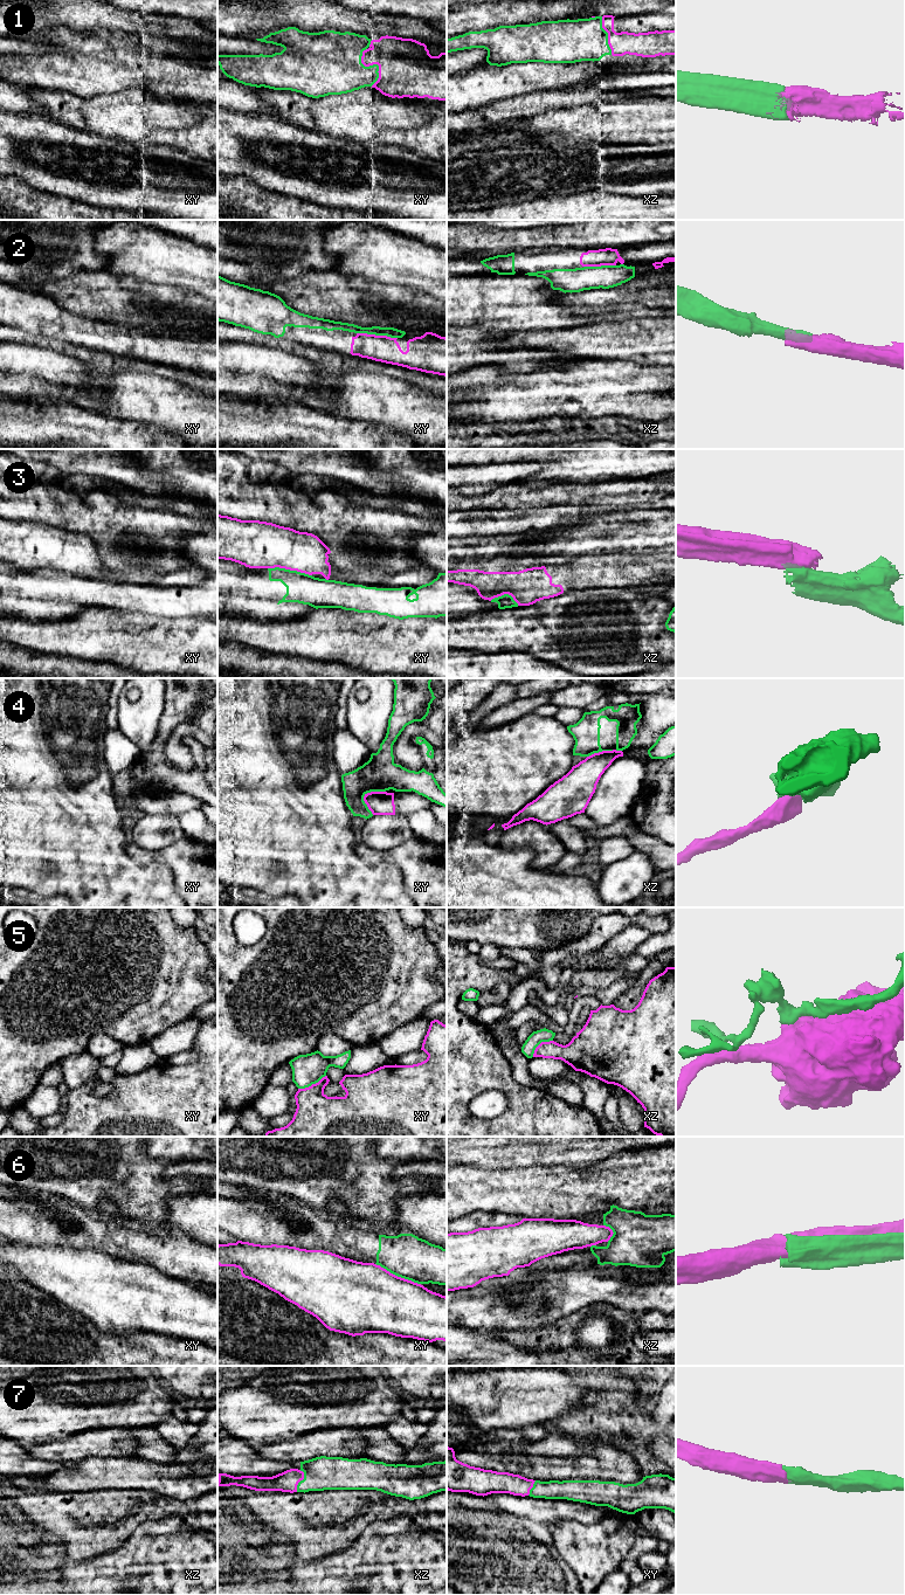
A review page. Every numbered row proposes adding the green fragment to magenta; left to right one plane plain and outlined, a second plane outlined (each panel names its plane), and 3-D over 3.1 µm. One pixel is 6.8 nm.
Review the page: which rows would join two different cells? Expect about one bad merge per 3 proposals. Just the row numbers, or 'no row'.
3, 4, 5, 6

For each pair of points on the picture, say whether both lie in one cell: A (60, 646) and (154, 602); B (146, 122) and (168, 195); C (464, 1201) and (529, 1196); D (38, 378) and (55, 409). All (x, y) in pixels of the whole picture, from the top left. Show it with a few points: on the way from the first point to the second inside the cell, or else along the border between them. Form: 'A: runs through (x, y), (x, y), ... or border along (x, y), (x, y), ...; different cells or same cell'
A: border along (105, 607), (129, 612), (146, 612), (159, 616); different cells
B: border along (126, 142), (139, 146), (170, 146), (177, 150); different cells
C: runs through (481, 1196), (512, 1196); same cell
D: border along (21, 395), (43, 395), (71, 402); different cells

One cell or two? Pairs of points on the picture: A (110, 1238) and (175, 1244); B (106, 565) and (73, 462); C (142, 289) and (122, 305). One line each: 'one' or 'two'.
A: one
B: two
C: two

